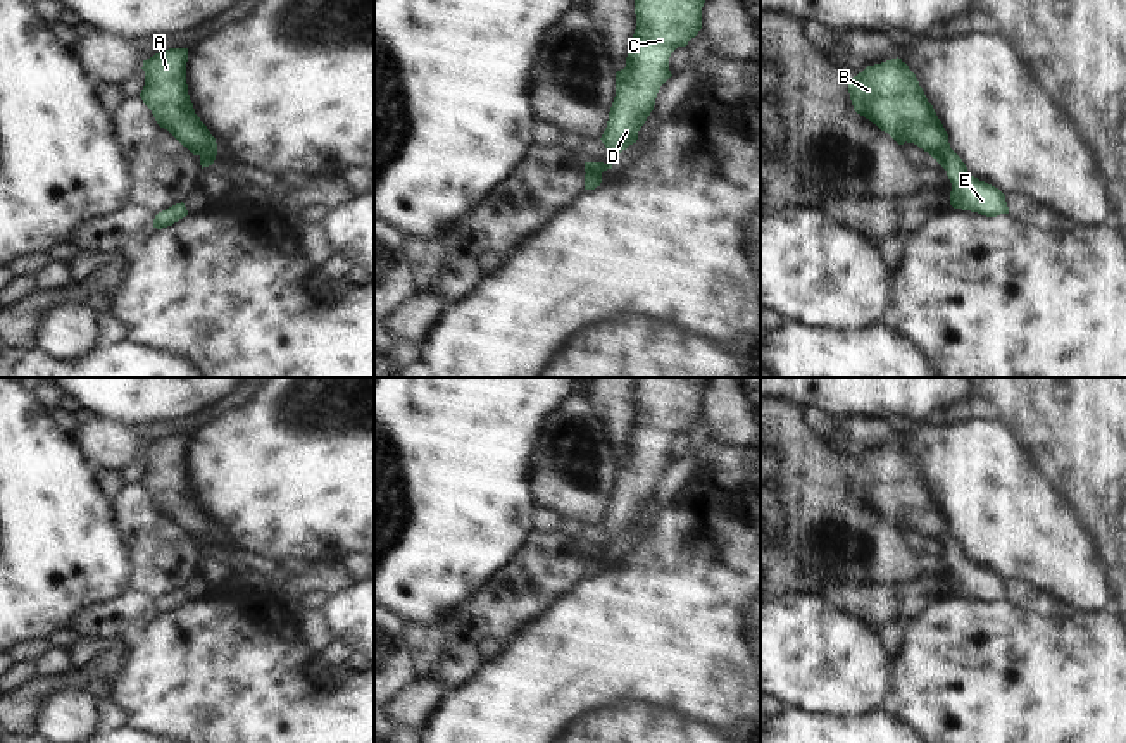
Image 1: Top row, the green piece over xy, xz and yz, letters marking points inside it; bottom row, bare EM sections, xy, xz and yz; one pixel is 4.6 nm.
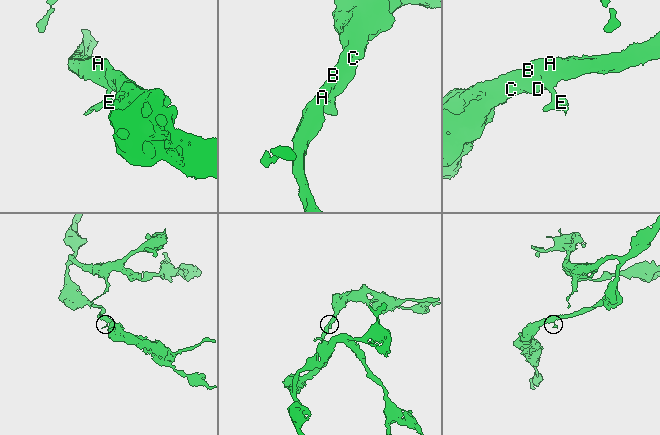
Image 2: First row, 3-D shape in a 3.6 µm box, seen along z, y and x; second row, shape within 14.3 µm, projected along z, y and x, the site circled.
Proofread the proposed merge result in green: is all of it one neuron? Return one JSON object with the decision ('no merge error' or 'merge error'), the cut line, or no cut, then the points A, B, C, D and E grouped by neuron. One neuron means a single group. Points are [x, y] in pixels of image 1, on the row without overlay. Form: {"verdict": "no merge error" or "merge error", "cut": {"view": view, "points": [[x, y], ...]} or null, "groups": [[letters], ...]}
{"verdict": "merge error", "cut": {"view": "xz", "points": [[600, 557], [587, 561]]}, "groups": [["A", "B", "C", "D"], ["E"]]}

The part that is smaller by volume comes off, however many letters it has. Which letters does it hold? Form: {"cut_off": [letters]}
{"cut_off": ["E"]}

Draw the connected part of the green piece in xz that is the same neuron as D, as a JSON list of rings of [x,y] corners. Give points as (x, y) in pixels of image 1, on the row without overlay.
[[[635,378],[636,415],[626,453],[616,459],[616,483],[600,524],[607,548],[585,548],[586,560],[612,555],[619,540],[636,529],[660,472],[672,462],[671,440],[702,415],[705,379]]]

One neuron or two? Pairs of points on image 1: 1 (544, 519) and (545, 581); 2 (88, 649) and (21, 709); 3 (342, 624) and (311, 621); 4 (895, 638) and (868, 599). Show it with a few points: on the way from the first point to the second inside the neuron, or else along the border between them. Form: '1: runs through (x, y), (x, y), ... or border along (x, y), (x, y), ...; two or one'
1: border along (533, 530), (557, 531); two
2: border along (107, 647), (73, 669); two
3: border along (319, 611), (335, 650); two
4: runs through (894, 628), (878, 609); one

